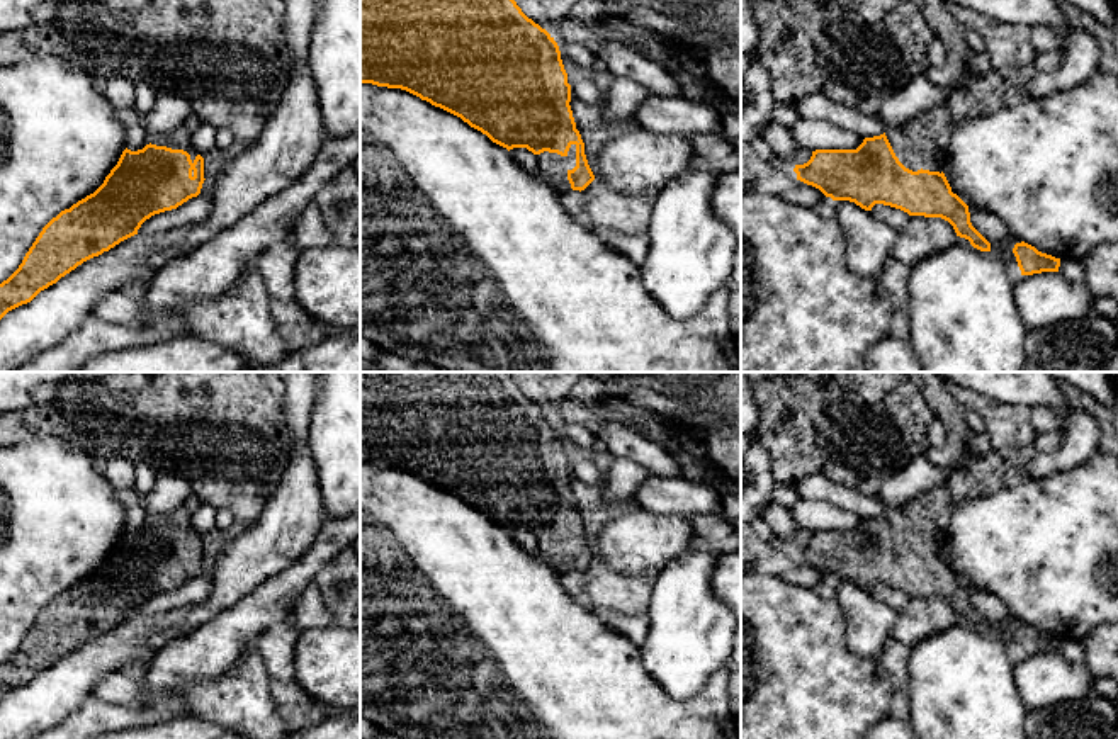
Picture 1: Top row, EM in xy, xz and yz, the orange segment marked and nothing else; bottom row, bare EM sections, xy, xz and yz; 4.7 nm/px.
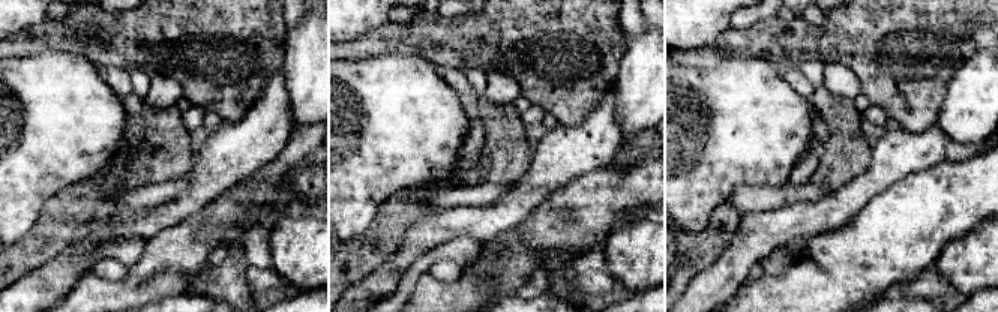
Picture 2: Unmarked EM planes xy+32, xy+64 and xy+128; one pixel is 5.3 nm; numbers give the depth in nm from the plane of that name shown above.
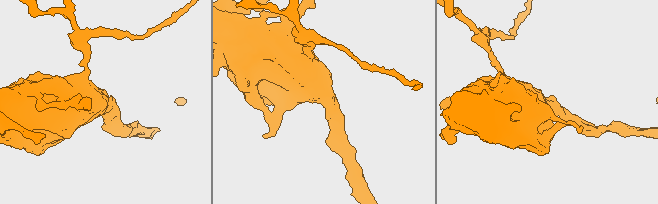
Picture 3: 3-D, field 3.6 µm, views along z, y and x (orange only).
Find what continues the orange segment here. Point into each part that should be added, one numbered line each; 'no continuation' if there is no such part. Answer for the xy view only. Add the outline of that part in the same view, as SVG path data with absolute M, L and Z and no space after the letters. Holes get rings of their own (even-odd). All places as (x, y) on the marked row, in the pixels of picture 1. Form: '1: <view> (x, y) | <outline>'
1: xy (179, 138) | M182 124L180 127L170 133L150 133L150 143L156 146L167 146L172 149L184 149L190 155L190 160L194 163L197 151L192 148L190 136L192 133L187 131Z

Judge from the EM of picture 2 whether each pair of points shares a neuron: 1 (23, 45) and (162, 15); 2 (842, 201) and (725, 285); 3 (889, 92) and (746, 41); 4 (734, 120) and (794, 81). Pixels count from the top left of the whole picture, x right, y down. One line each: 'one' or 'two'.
1: one
2: one
3: one
4: two

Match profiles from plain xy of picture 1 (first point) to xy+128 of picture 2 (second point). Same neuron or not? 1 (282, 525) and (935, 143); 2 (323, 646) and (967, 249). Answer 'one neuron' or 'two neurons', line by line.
1: one neuron
2: one neuron

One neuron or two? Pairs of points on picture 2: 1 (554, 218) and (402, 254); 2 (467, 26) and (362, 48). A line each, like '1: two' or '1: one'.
1: two
2: one

